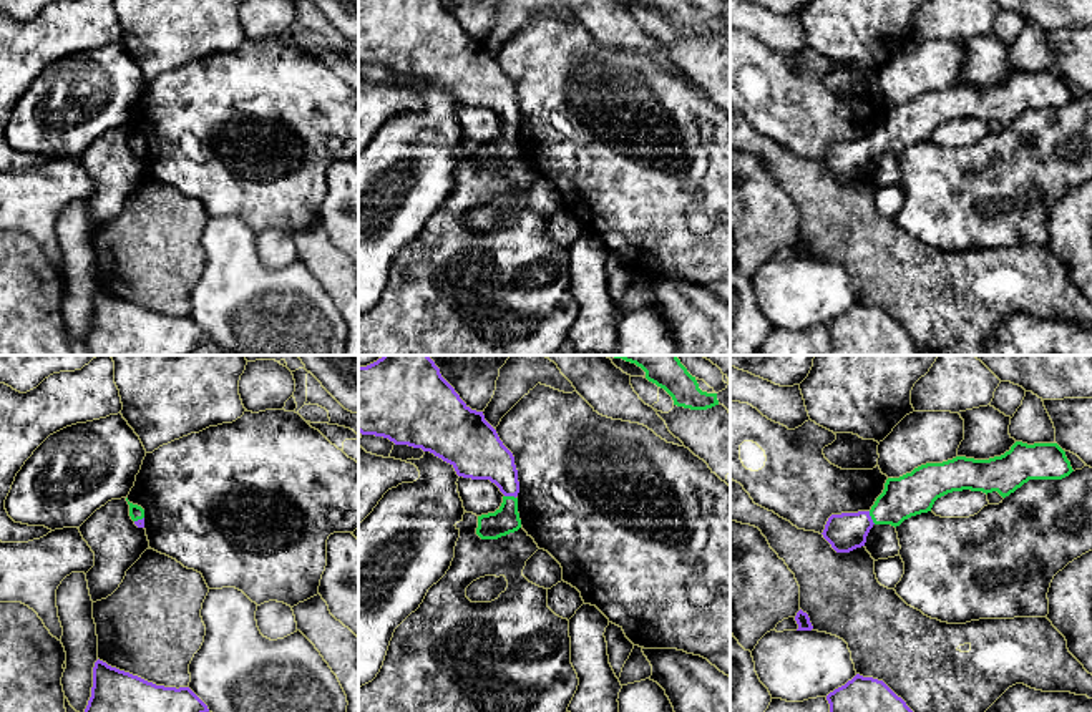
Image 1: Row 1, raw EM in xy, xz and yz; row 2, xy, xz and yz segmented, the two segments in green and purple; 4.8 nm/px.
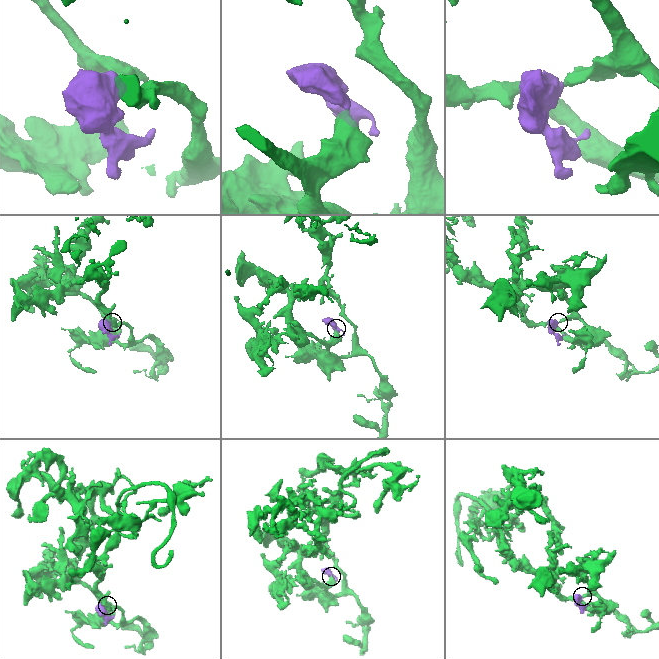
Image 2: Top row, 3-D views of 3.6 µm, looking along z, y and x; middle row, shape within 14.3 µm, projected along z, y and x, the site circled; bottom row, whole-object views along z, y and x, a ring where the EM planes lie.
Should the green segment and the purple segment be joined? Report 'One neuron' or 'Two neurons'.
One neuron

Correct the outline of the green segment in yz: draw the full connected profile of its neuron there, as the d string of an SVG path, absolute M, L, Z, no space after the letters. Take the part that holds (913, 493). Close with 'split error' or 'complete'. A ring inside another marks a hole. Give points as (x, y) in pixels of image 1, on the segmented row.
M1016 441L1009 451L989 460L956 456L926 463L899 478L888 478L870 511L831 514L823 538L836 553L865 546L875 524L899 526L904 519L931 511L934 501L953 491L997 491L1002 498L1029 480L1062 480L1072 473L1057 443Z; split error

